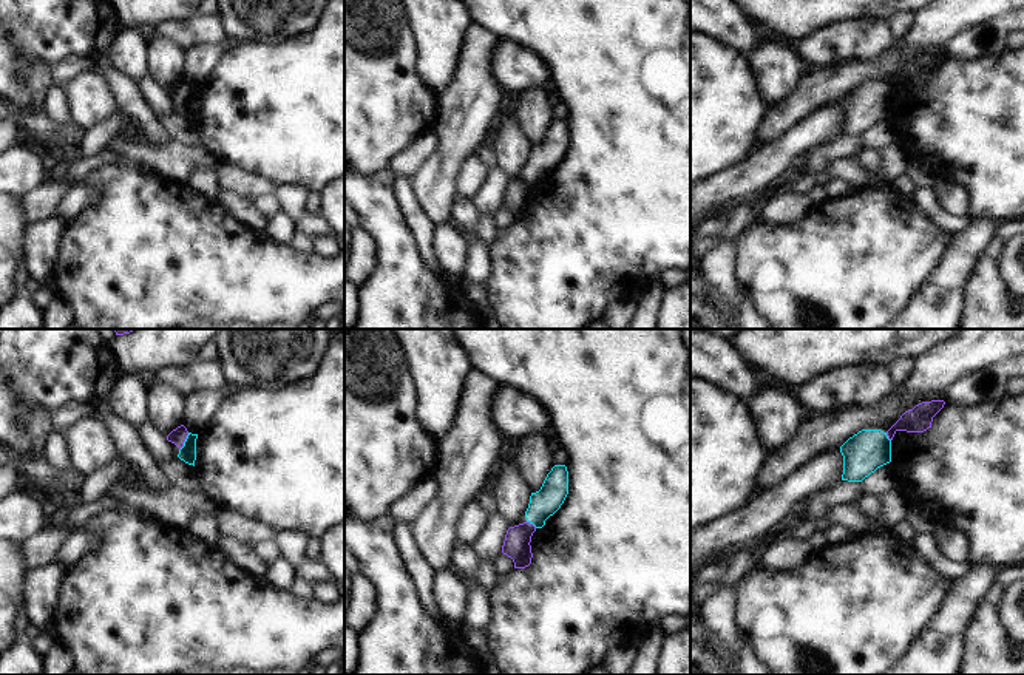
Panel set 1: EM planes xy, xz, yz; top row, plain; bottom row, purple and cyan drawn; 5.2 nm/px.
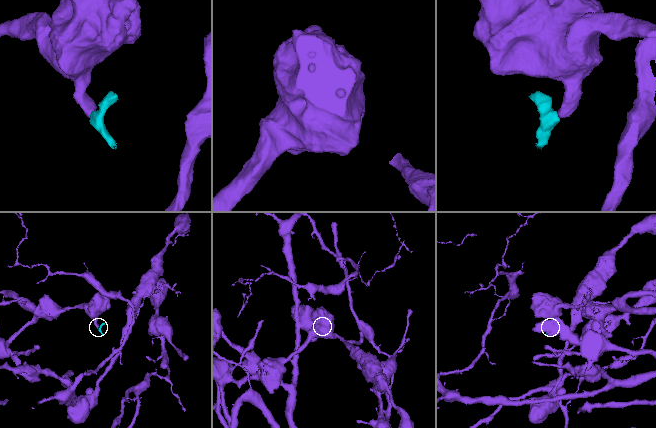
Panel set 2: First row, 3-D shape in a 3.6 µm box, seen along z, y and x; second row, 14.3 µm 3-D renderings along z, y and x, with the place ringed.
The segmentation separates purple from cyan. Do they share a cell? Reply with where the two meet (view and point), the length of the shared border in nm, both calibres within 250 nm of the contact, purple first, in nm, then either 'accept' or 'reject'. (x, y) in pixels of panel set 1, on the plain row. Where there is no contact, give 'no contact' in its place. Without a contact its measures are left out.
contact xy (184, 94); length 110 nm; calibres 90 and 90 nm; reject

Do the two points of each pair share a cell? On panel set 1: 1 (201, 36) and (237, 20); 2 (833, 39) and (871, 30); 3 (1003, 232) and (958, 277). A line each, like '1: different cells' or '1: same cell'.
1: different cells
2: same cell
3: different cells

